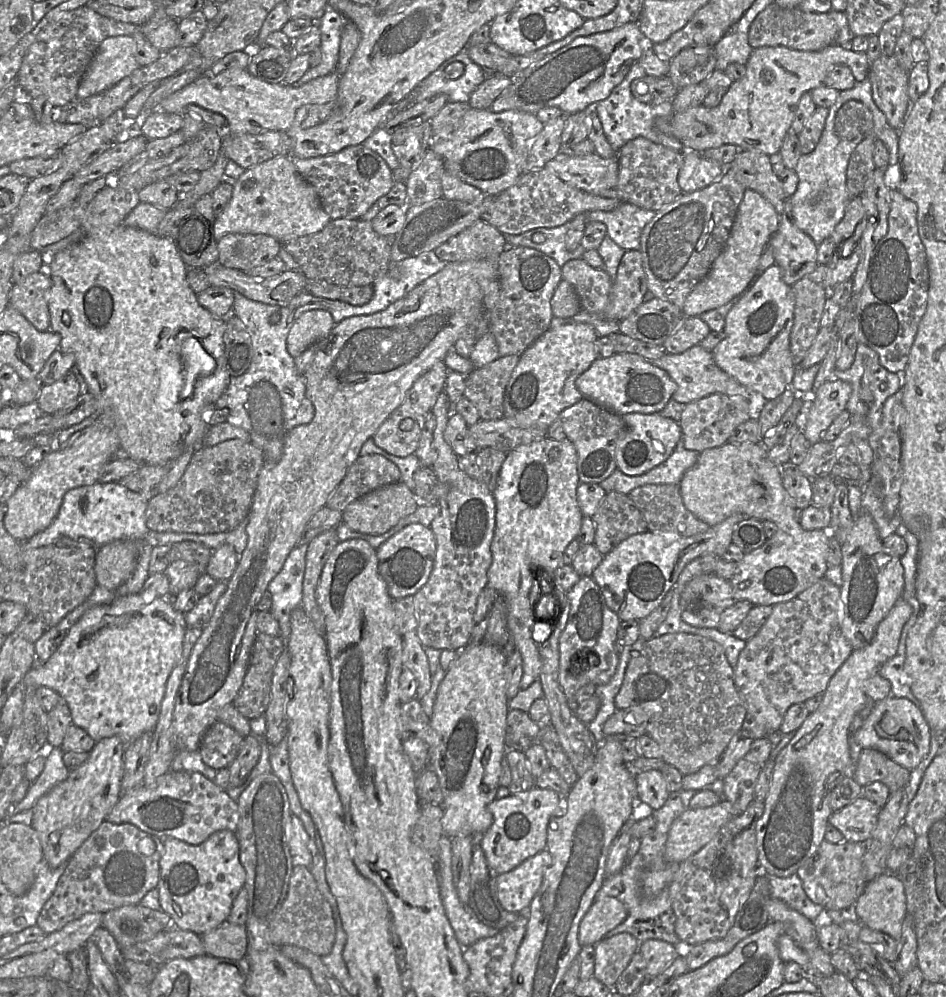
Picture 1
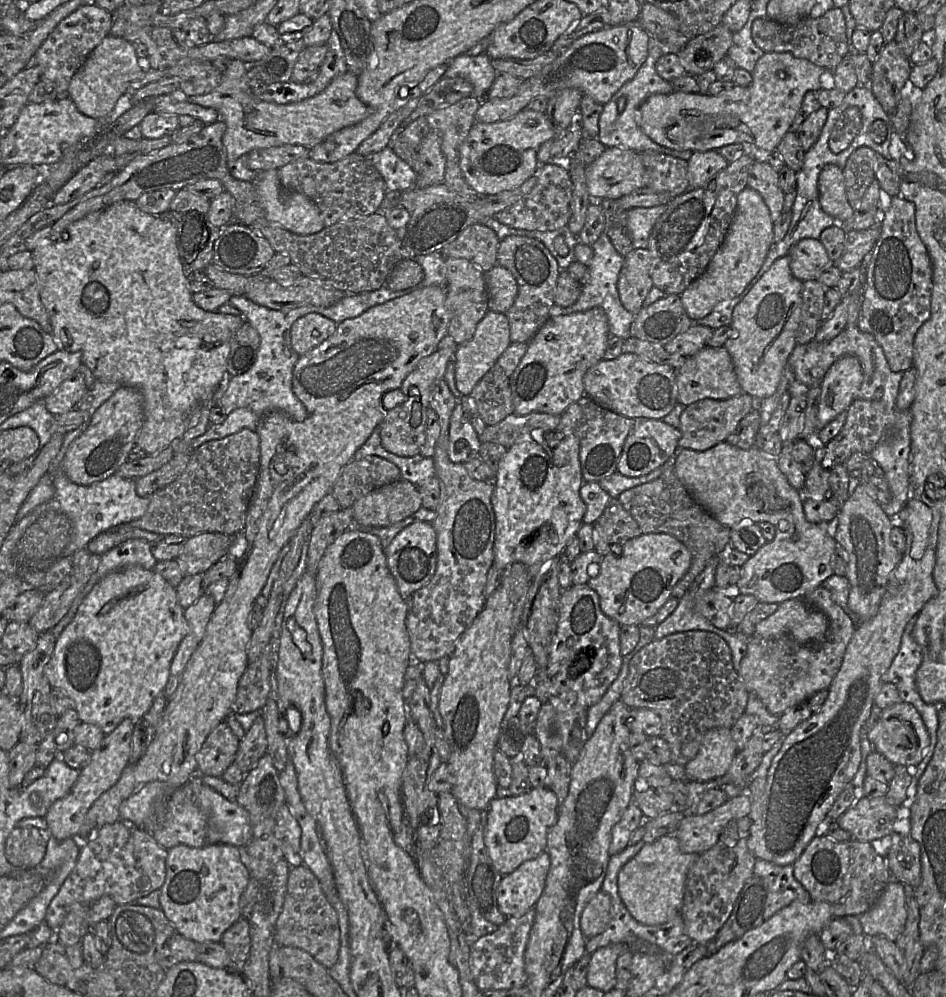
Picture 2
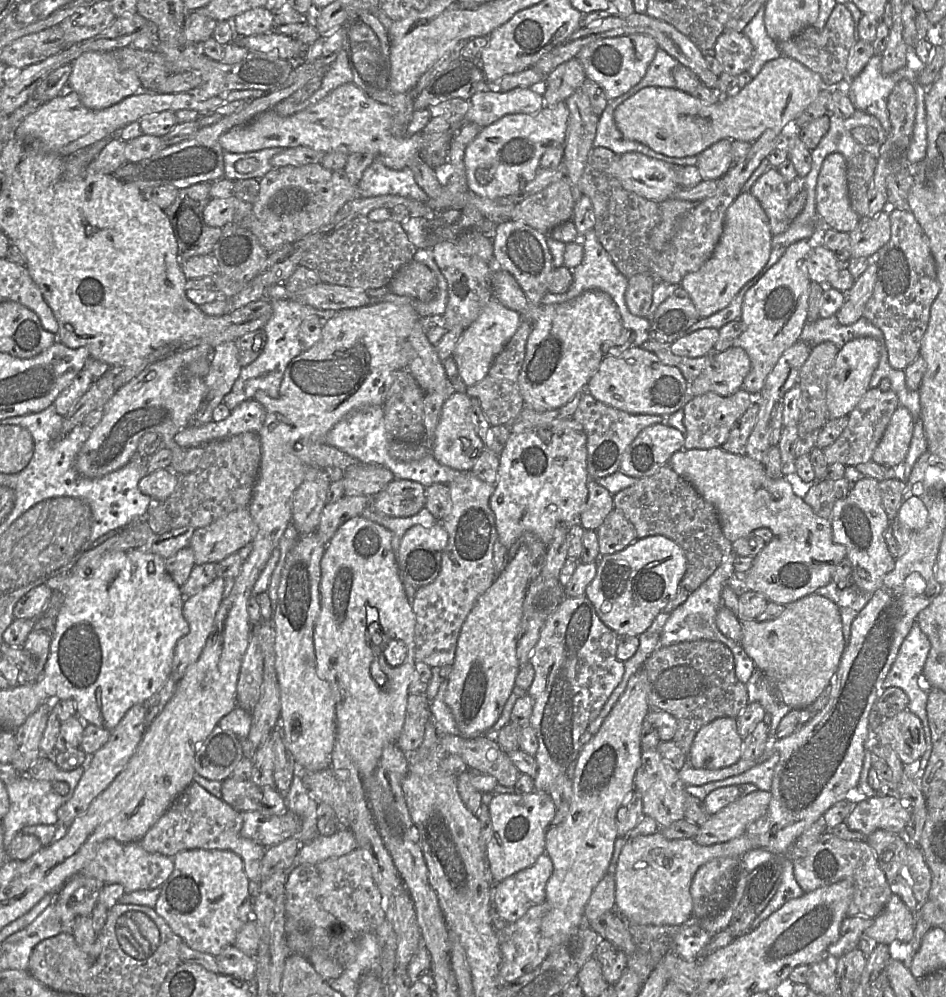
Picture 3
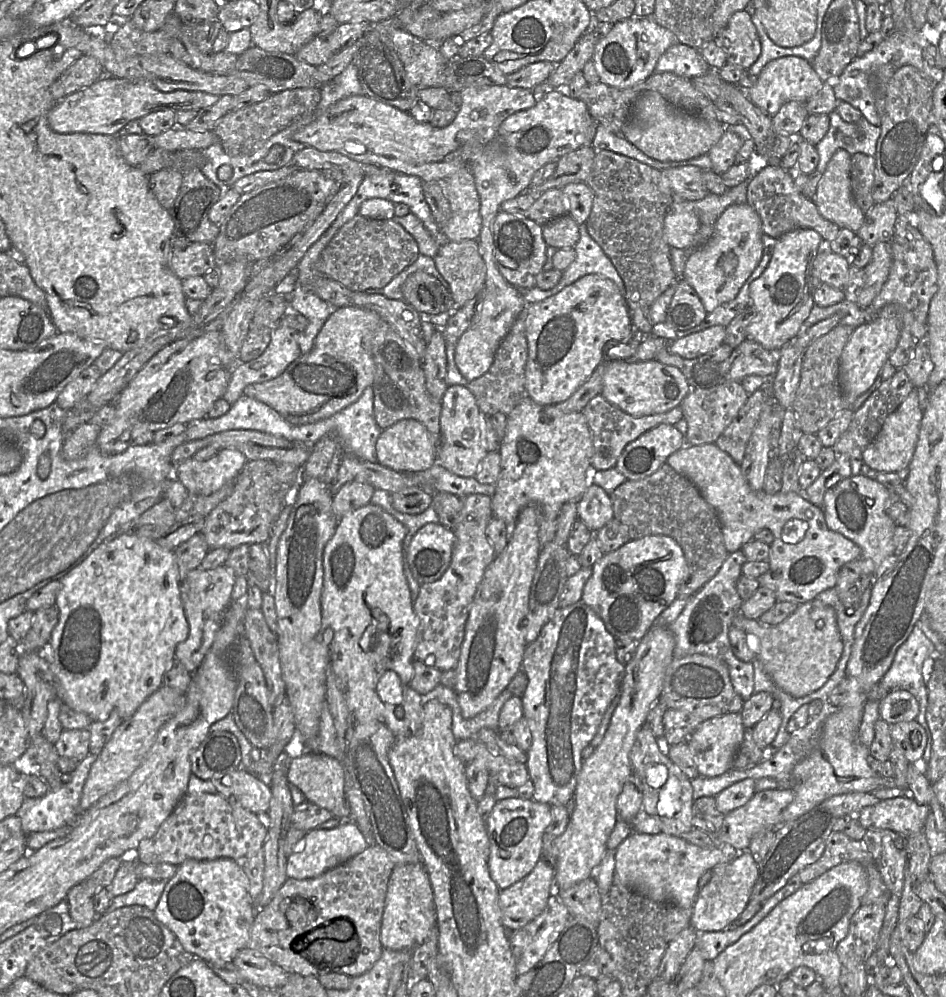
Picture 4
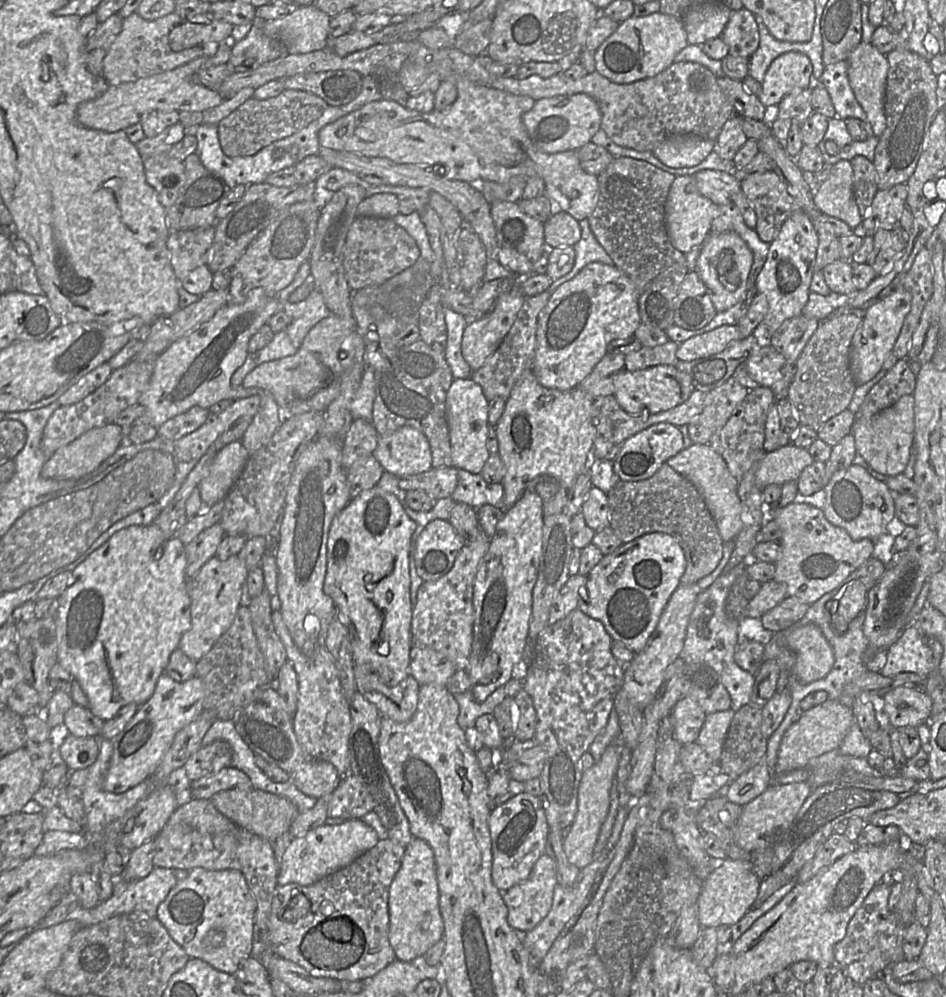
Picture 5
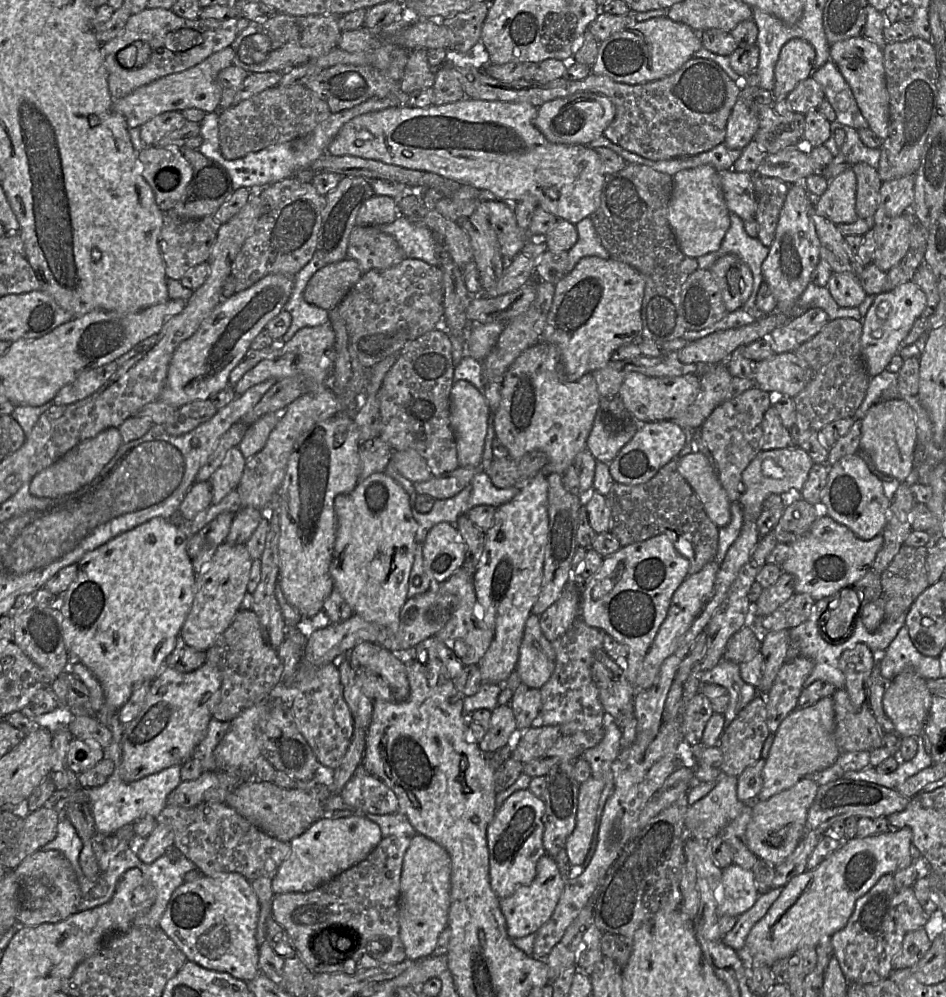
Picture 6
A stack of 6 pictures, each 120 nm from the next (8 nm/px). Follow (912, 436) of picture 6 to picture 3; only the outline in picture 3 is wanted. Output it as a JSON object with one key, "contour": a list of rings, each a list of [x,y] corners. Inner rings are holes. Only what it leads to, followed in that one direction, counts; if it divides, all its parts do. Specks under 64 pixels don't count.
{"contour":[[[898,405],[872,455],[872,461],[884,467],[902,466],[909,450],[914,421],[909,410]]]}

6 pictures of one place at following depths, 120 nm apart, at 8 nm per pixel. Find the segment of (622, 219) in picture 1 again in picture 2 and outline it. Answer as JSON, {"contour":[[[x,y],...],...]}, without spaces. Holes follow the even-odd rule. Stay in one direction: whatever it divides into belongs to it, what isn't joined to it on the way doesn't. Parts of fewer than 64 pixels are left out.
{"contour":[[[657,205],[627,211],[627,230],[633,249],[648,248],[651,231],[666,207],[666,205]]]}

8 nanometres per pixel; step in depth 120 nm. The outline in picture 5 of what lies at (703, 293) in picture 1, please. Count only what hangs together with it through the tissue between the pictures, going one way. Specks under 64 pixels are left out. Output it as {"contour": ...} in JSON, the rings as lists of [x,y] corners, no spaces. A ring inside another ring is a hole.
{"contour":[[[736,232],[709,235],[700,248],[695,271],[710,291],[717,312],[728,310],[744,298],[752,264],[753,253]]]}

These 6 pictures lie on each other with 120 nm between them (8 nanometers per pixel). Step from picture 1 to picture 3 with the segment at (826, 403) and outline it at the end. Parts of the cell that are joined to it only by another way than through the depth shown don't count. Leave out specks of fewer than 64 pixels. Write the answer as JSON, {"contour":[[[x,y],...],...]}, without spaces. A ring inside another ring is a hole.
{"contour":[[[872,337],[850,340],[839,350],[827,383],[827,407],[829,419],[849,415],[869,389],[871,376],[880,358],[880,343]]]}

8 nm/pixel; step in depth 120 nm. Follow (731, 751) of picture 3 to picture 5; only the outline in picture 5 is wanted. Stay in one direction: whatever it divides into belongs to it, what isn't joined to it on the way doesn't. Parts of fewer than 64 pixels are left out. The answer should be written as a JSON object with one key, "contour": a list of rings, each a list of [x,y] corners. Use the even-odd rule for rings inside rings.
{"contour":[[[731,709],[707,714],[697,738],[697,743],[716,765],[720,761],[723,745],[734,715],[735,712]]]}

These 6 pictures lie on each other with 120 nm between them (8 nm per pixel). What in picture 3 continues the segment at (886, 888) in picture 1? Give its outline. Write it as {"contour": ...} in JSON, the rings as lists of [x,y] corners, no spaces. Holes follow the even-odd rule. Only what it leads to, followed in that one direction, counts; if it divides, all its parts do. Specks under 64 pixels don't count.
{"contour":[[[892,893],[885,909],[874,918],[864,935],[880,944],[890,945],[895,940],[910,943],[915,924],[916,914],[906,907],[899,896]]]}

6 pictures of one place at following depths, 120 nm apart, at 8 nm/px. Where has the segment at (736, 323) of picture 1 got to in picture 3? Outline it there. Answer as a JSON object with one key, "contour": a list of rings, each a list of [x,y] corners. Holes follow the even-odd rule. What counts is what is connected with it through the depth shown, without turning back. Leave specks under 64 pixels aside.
{"contour":[[[814,239],[791,244],[782,257],[746,292],[742,303],[741,321],[744,331],[734,341],[733,347],[741,347],[748,354],[751,369],[742,388],[751,395],[758,395],[767,376],[783,353],[800,340],[807,322],[811,280],[805,272],[805,261],[814,247]]]}

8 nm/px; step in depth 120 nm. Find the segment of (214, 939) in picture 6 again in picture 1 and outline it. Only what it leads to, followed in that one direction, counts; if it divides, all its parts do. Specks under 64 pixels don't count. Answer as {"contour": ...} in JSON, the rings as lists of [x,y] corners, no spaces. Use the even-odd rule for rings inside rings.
{"contour":[[[220,830],[200,845],[190,845],[169,837],[163,839],[165,852],[160,859],[160,880],[158,884],[161,910],[172,918],[173,926],[204,935],[219,927],[230,916],[233,902],[245,886],[246,871],[240,861],[240,847],[236,832]]]}

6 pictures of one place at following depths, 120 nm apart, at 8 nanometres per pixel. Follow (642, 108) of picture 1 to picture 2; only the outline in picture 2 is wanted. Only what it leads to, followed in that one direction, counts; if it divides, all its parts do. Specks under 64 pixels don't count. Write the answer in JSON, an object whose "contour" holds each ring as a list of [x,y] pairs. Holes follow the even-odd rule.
{"contour":[[[654,46],[648,52],[647,59],[641,65],[635,76],[627,81],[610,99],[609,102],[603,105],[601,115],[599,117],[599,134],[597,139],[606,148],[621,148],[634,150],[638,153],[643,151],[654,151],[657,153],[664,153],[676,158],[688,161],[693,152],[677,151],[661,146],[652,141],[639,127],[636,122],[636,115],[641,104],[653,94],[668,94],[673,92],[671,82],[661,78],[656,72],[657,60],[665,54],[663,48]]]}

